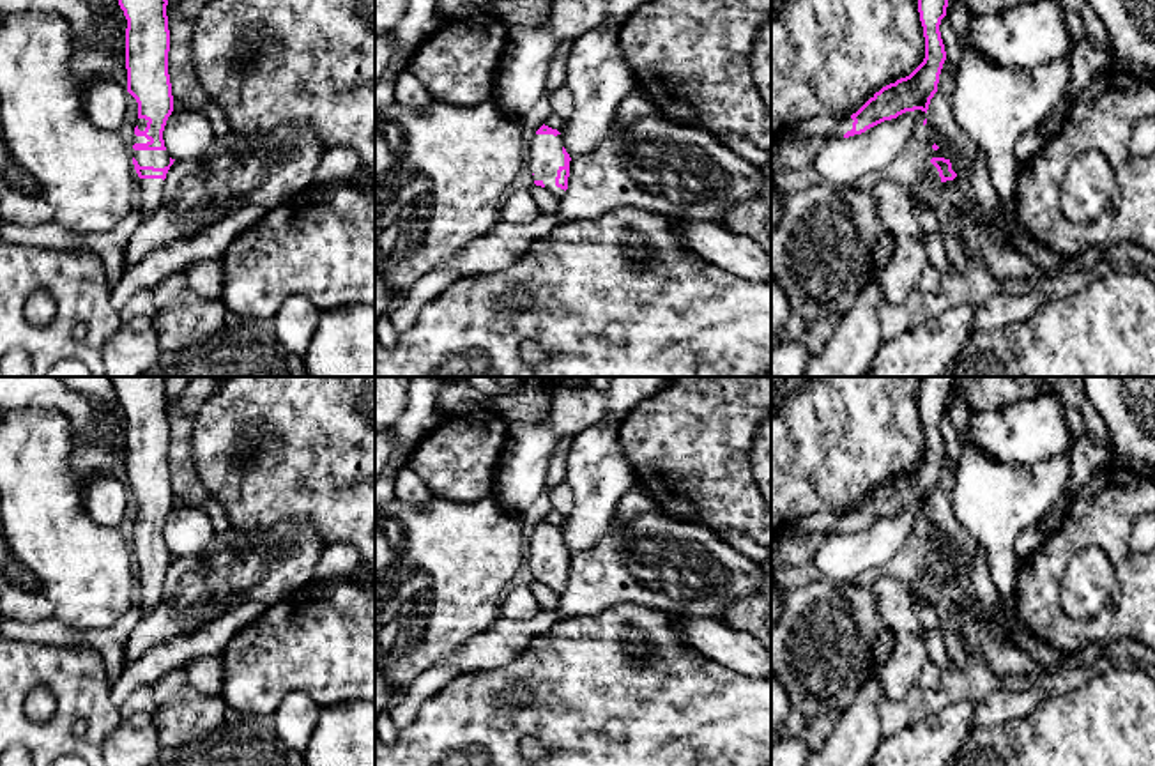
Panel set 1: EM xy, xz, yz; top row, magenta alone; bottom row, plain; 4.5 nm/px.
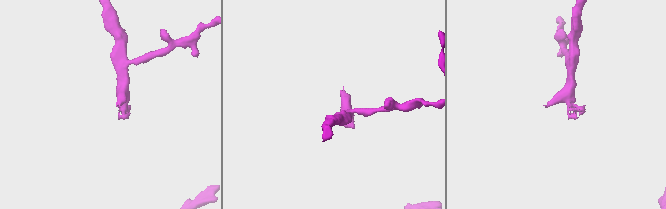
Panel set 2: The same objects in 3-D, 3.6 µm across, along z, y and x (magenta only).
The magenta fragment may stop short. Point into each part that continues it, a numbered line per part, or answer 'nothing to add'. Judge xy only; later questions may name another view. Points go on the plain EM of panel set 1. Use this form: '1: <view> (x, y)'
1: xy (145, 554)

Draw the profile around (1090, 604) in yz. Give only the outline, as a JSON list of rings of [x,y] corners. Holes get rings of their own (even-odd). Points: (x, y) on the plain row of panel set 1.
[[[1097,547],[1075,552],[1061,577],[1059,605],[1070,619],[1097,616],[1116,587],[1109,557]]]

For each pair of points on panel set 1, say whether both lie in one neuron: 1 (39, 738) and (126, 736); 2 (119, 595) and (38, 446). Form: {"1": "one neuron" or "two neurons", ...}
{"1": "two neurons", "2": "one neuron"}

